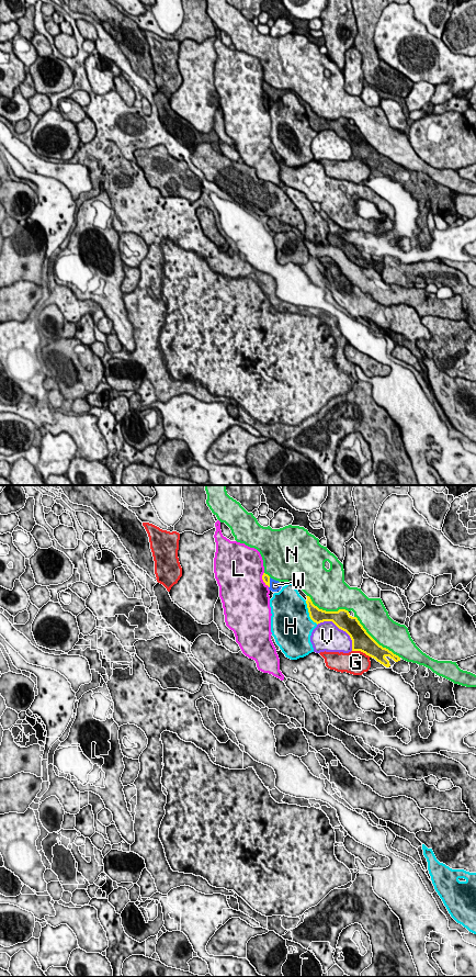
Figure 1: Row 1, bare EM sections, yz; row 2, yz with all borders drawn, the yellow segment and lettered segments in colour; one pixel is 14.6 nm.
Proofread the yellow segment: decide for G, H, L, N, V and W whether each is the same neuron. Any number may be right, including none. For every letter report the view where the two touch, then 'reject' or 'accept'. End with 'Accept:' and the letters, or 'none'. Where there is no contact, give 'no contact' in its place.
G: meets yellow in yz; reject
H: meets yellow in yz; reject
L: meets yellow in yz; reject
N: meets yellow in yz; reject
V: meets yellow in yz; reject
W: meets yellow in yz; accept
Accept: W

